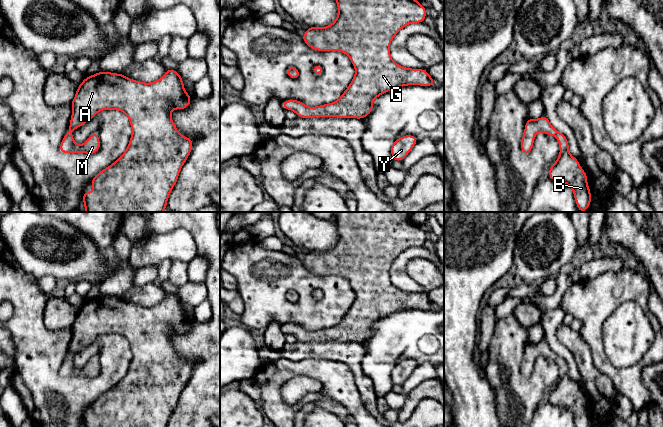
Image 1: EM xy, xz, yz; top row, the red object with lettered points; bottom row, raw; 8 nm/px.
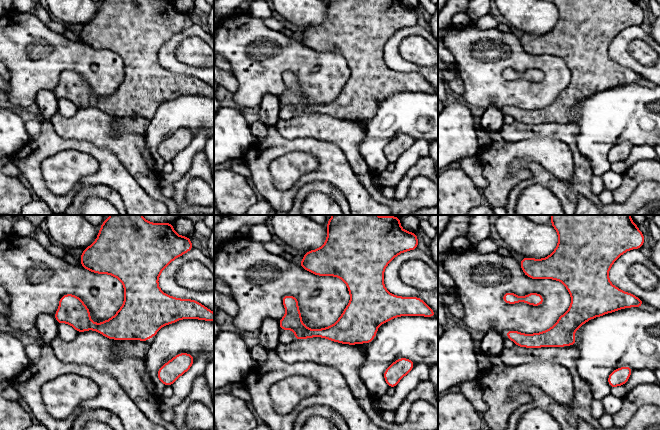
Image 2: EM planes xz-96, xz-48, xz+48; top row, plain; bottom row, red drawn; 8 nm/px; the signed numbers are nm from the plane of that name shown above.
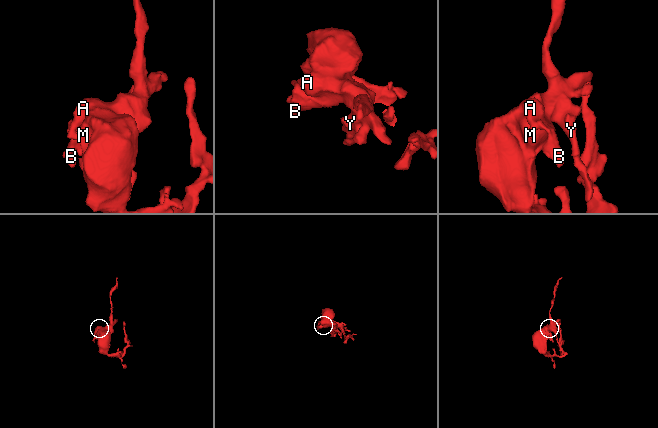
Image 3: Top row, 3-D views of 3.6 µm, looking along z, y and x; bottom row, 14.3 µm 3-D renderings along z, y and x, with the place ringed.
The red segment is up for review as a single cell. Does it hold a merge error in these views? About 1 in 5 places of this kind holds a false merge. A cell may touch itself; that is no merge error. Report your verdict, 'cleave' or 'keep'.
keep

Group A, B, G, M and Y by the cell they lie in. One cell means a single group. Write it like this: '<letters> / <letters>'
A B G M Y

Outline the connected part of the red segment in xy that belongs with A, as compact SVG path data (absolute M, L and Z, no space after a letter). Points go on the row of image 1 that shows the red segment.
M167 69L164 76L152 83L132 80L123 74L98 72L86 77L78 86L71 103L72 116L66 135L59 147L62 153L94 154L100 149L99 134L93 133L84 144L74 142L72 131L90 121L101 110L119 110L125 113L132 127L132 136L126 151L110 166L101 170L91 180L93 192L83 192L86 212L163 212L172 188L177 182L180 170L191 153L193 140L182 136L171 118L171 111L186 109L191 103L191 96L184 89L183 80L176 70Z

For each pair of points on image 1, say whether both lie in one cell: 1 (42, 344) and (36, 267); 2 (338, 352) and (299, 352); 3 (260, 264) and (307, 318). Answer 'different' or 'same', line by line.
1: different
2: same
3: same

